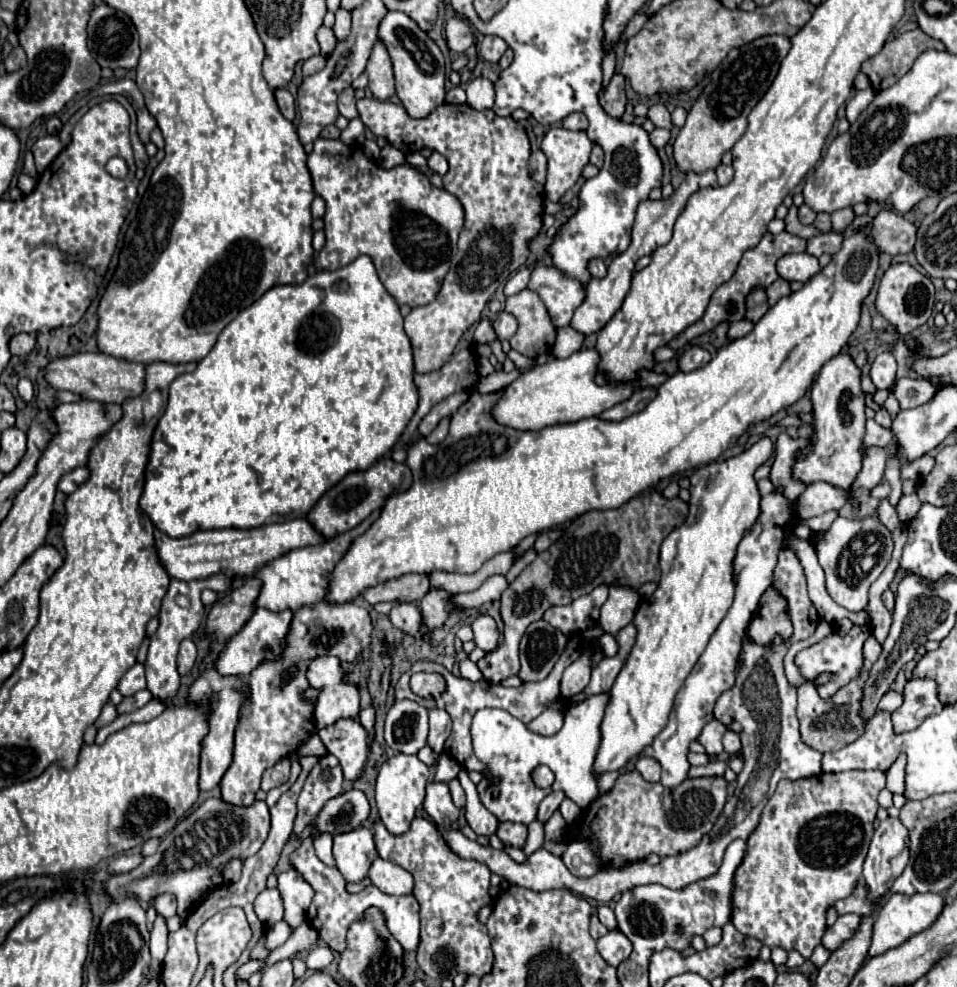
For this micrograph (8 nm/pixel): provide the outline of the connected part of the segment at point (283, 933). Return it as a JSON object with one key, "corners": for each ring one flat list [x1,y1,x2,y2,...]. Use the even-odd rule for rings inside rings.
{"corners":[[283,920,277,922,277,924,273,924,273,926,269,926,267,932,265,932,265,948,273,950,273,948,281,946,291,936,291,932,293,930]]}

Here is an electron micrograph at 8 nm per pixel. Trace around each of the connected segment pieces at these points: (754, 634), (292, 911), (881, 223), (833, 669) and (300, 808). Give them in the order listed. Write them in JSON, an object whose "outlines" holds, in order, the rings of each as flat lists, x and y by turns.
{"outlines":[[[769,588,759,602,759,616,751,620,747,634,757,644,769,644,775,634,789,638,791,632,793,626,789,620,785,620,785,600,781,600,781,596]],[[293,868,279,874,277,888,285,904,285,922,295,930,307,920,307,908,313,898,313,888]],[[881,210,873,218,873,228,865,232,873,238,873,242,879,246,881,252,893,256,913,252,917,240,917,226,891,210]],[[853,626,853,628,849,630,849,634,845,634,845,636,839,636,839,632,835,630,833,634,829,634,829,636,823,638,821,642,817,642,817,644,813,644,811,648,805,648,805,650,801,650,801,652,797,654,797,658,795,658,795,664,797,664,797,666,815,666,813,680,817,680,817,676,823,674,823,672,833,674,833,678,831,678,829,682,817,684,817,692,819,692,819,696,821,696,823,700,829,700,829,698,833,696,833,692,837,692,837,688,845,686,853,676,857,676,857,672,859,672,861,666,863,666,861,648,863,648,863,642,869,638,869,634,871,634,869,626]],[[327,754,319,760,319,764,311,770,305,780,305,786,297,800,297,818,293,832,299,834,303,828,321,812,327,800,339,796,343,792,343,772,335,756]]]}

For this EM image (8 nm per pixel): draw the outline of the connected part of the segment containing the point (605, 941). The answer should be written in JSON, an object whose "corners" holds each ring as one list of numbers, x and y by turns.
{"corners":[[611,930,597,940,597,950,607,960,607,964,619,966,623,960,629,958,633,946,631,946,631,940,623,932]]}

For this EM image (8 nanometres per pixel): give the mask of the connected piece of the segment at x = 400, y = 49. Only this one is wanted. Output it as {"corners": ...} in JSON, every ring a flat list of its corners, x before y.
{"corners":[[387,12,379,28,379,38,385,40,385,46,391,54,395,88,403,108,411,118,427,118,445,102,445,58,441,50,405,12]]}

